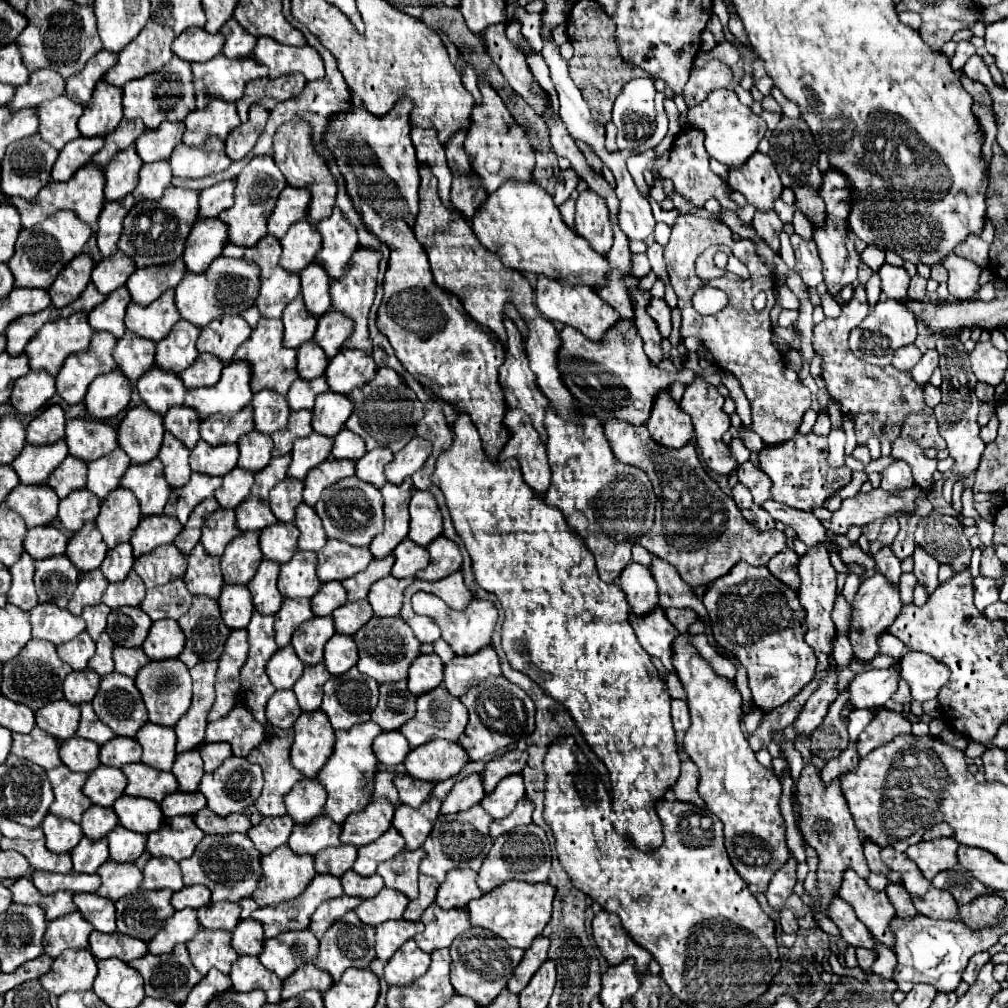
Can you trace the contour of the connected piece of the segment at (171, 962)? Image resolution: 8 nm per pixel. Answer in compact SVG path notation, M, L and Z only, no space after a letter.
M179 943L171 953L151 955L129 961L145 979L145 993L155 999L169 999L177 1005L185 1003L189 991L201 981L201 973L193 967L187 947Z

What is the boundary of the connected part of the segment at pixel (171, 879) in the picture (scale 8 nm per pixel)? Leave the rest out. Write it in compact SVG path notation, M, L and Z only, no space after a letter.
M151 857L143 869L145 877L141 883L141 889L171 889L179 891L183 889L183 879L181 879L181 869L173 859L161 859L161 857Z

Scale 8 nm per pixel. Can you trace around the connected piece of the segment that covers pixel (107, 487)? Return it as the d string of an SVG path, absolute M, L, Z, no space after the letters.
M111 451L109 455L103 455L101 459L95 459L89 463L89 475L87 475L87 489L99 495L99 499L105 499L109 491L119 487L119 481L123 473L129 467L129 455L125 451Z

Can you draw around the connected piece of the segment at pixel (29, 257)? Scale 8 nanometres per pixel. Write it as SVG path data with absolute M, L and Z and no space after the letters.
M57 211L49 219L37 223L31 229L23 229L15 243L15 255L9 259L9 269L15 277L15 287L23 289L49 289L59 271L79 253L87 239L91 237L91 227L81 223L73 211Z

